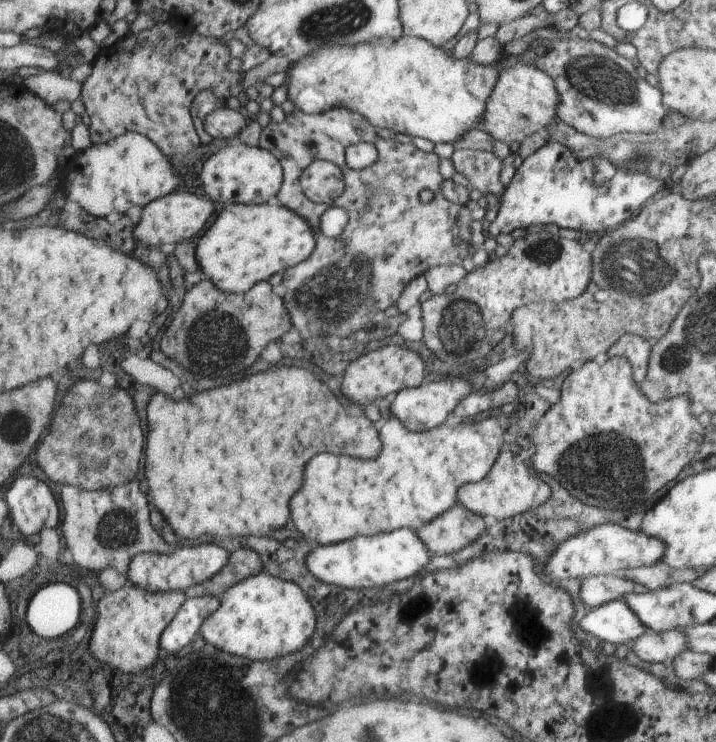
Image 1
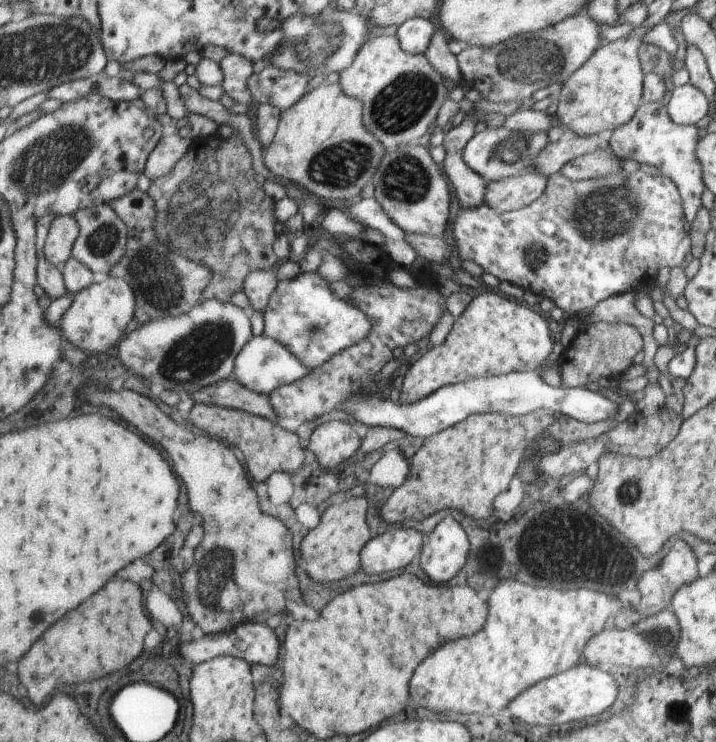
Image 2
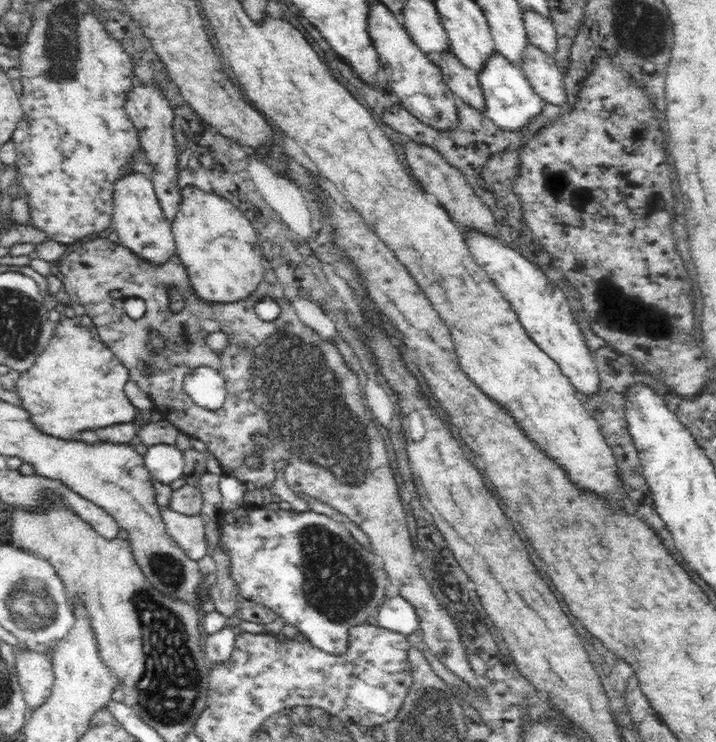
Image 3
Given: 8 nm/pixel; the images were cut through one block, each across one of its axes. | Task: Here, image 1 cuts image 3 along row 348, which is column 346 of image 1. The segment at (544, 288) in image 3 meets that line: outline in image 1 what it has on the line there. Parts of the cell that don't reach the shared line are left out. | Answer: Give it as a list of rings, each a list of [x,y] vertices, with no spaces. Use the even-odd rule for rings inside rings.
[[[409,528],[393,530],[353,539],[335,544],[320,545],[306,557],[309,570],[322,582],[343,589],[362,590],[362,588],[383,588],[400,581],[410,580],[430,562],[428,547],[416,531]]]

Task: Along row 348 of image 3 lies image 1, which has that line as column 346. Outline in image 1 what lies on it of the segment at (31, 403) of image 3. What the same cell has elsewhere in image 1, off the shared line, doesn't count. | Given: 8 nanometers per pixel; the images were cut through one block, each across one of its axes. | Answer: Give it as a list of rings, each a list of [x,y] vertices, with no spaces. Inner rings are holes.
[[[403,34],[397,39],[379,38],[376,43],[361,42],[354,46],[322,45],[296,63],[290,62],[287,99],[294,104],[296,112],[321,116],[338,107],[361,114],[374,127],[420,136],[435,144],[453,143],[482,122],[498,76],[499,66],[475,65],[471,58],[456,58],[448,48],[435,47],[427,40]]]

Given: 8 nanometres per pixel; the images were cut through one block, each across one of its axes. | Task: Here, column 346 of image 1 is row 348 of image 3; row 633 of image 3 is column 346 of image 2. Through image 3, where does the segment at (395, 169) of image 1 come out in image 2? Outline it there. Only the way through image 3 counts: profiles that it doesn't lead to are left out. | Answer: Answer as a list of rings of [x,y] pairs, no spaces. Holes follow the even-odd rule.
[[[334,421],[318,426],[308,438],[307,448],[324,467],[334,467],[349,460],[361,446],[353,424]]]

